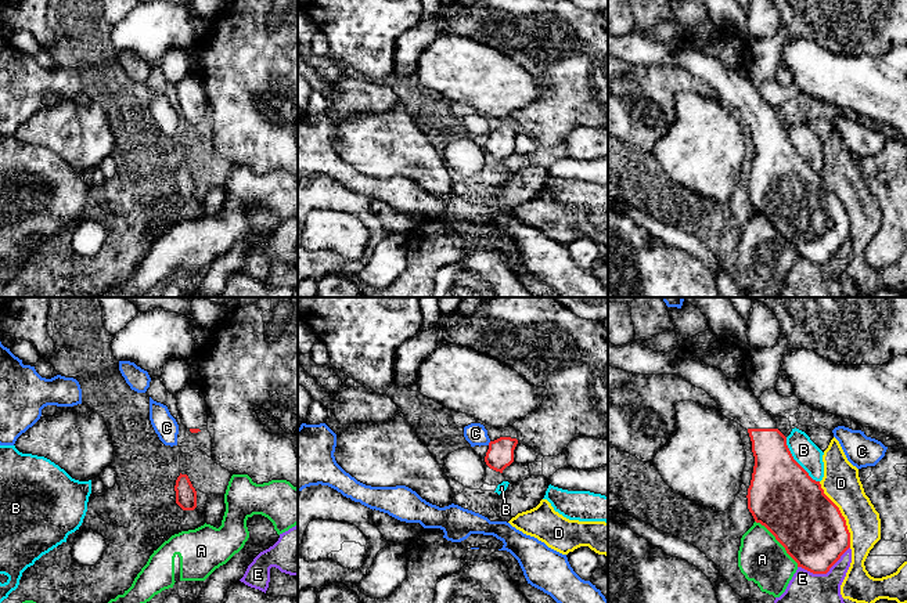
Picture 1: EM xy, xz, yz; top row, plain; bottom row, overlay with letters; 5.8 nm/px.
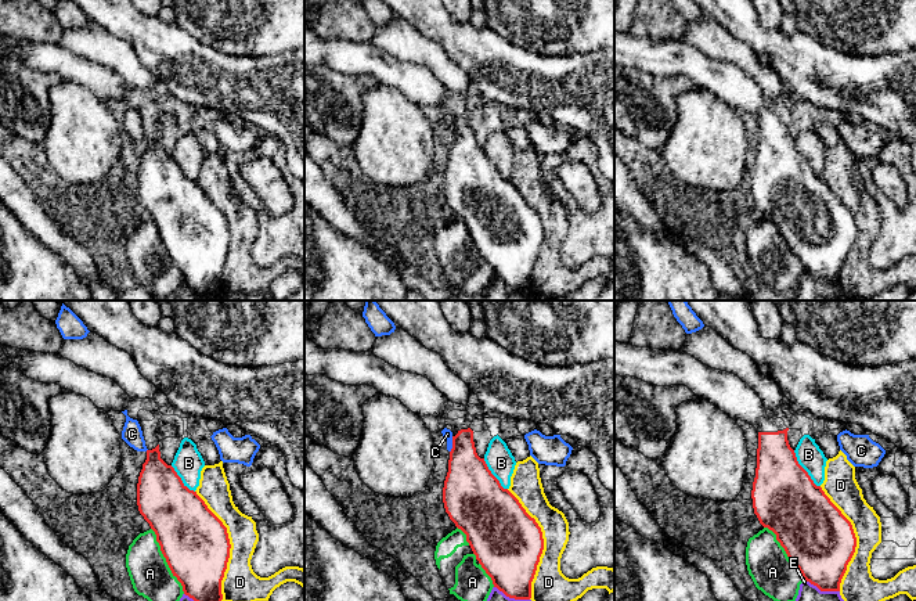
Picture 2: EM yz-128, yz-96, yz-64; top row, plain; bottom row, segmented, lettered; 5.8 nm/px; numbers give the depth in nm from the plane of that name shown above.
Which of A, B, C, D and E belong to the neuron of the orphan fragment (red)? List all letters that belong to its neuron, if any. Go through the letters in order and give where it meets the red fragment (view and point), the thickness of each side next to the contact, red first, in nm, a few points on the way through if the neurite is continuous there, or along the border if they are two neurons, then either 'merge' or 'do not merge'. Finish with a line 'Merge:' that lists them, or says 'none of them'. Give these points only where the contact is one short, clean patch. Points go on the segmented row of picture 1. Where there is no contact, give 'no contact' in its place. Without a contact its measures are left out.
A: contact yz (778, 541); calibres 400 and 280 nm; do not merge
B: contact yz (795, 461); calibres 400 and 150 nm; do not merge
C: contact xz (489, 443); calibres 160 and 130 nm; border xz (490, 441), (488, 444); do not merge
D: contact yz (841, 515); calibres 380 and 220 nm; do not merge
E: contact yz (824, 573); calibres 380 and 190 nm; do not merge
Merge: none of them

